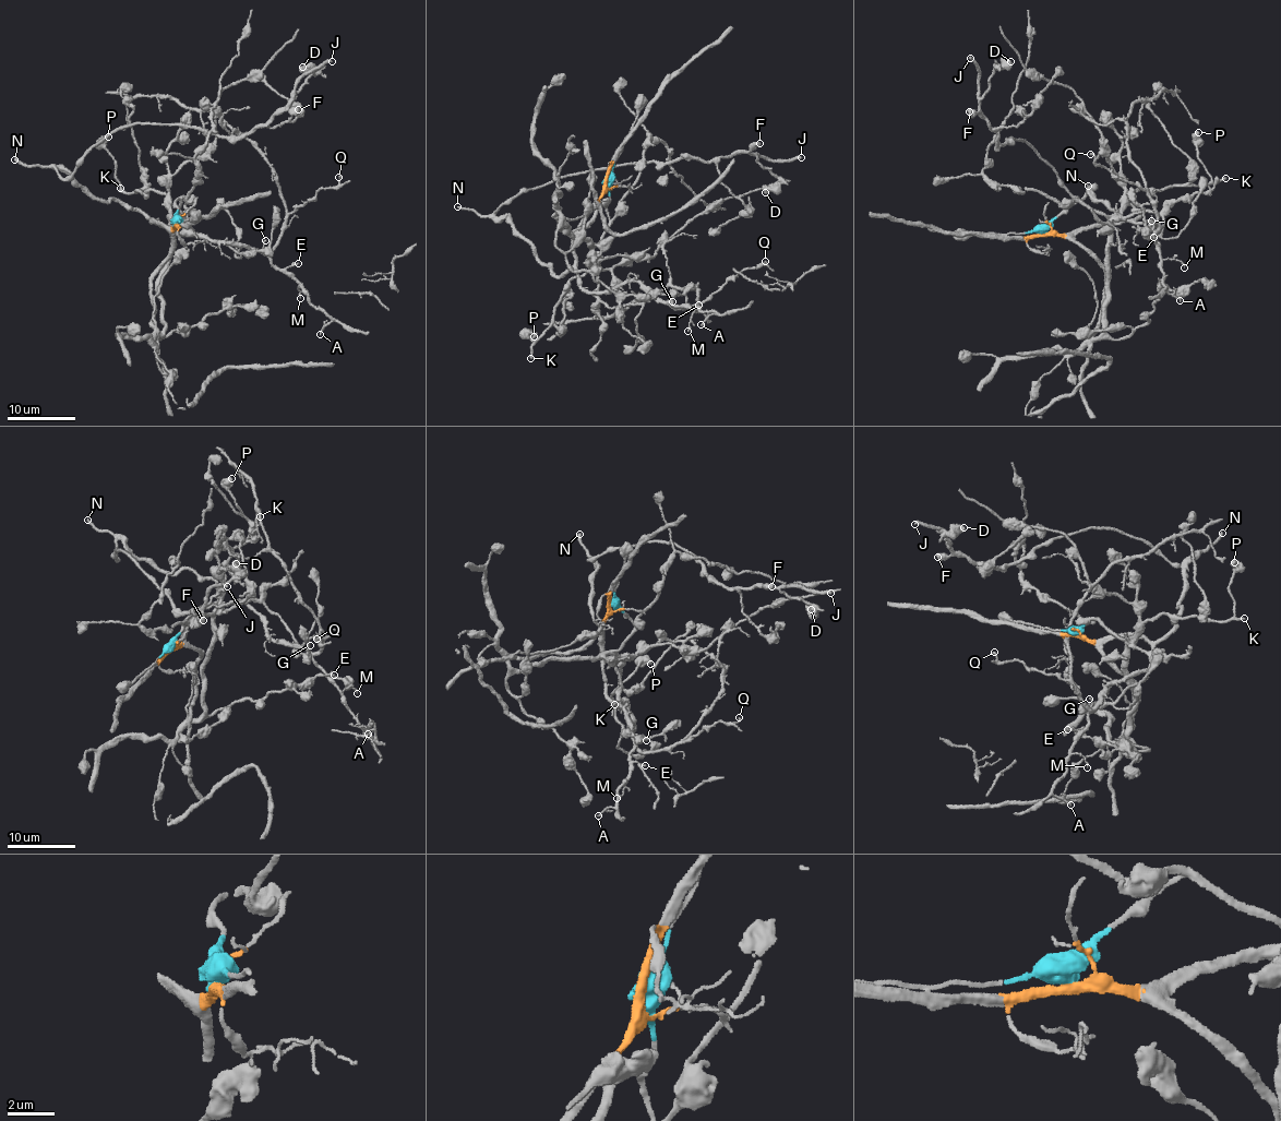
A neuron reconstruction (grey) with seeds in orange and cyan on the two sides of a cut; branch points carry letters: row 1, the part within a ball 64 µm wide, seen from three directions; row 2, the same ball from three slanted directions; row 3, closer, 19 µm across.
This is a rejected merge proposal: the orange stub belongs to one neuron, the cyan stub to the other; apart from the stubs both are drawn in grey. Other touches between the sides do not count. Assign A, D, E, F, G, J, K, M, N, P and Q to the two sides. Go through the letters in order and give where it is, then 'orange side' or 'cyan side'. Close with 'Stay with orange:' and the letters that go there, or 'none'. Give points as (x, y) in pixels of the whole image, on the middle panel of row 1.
A: at (701, 324); orange side
D: at (765, 192); orange side
E: at (698, 305); orange side
F: at (759, 143); orange side
G: at (672, 301); orange side
J: at (801, 157); orange side
K: at (530, 358); cyan side
M: at (687, 331); orange side
N: at (457, 206); orange side
P: at (534, 336); cyan side
Q: at (765, 261); orange side
Stay with orange: A, D, E, F, G, J, M, N, Q

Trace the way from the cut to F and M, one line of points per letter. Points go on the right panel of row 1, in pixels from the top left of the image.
F: (1044, 235), (1144, 213), (1112, 211), (1093, 189), (1076, 199), (1025, 141), (1001, 144), (968, 111)
M: (1044, 235), (1074, 236), (1102, 223), (1149, 222), (1157, 226), (1137, 228), (1153, 230), (1158, 252), (1184, 266)

